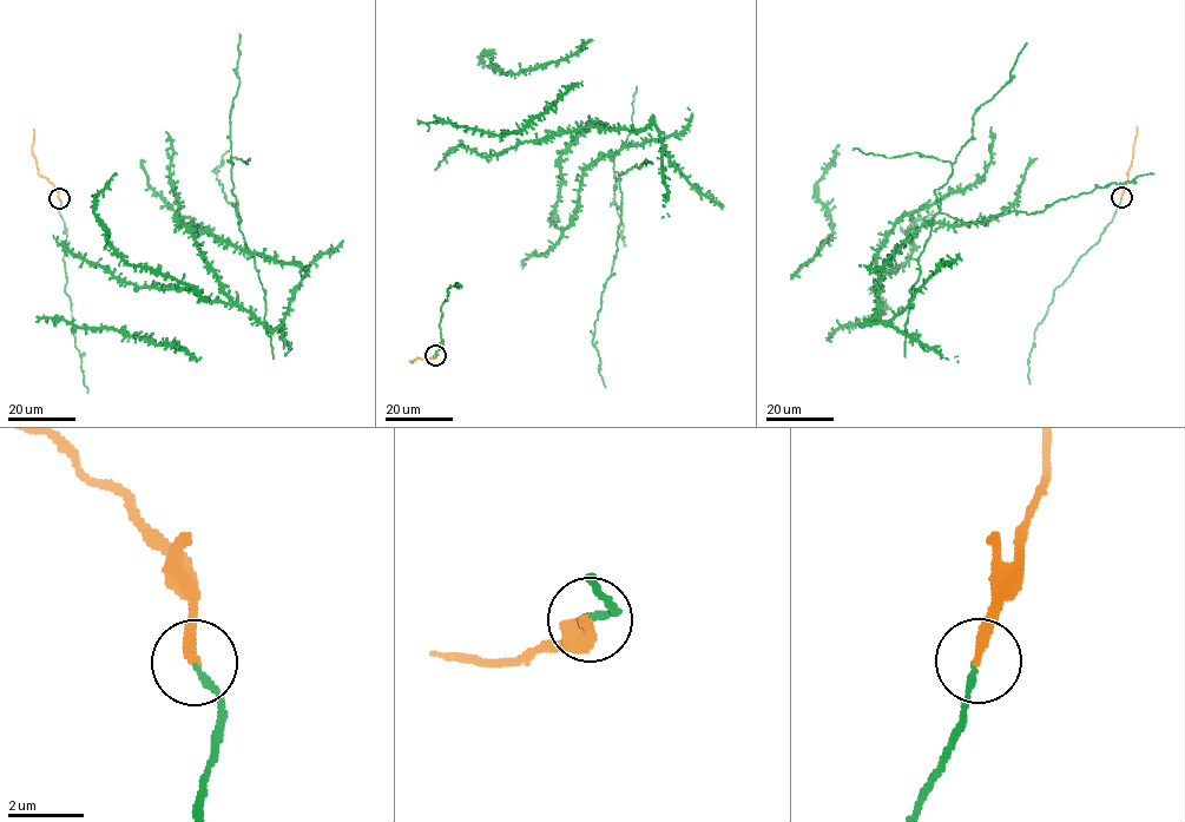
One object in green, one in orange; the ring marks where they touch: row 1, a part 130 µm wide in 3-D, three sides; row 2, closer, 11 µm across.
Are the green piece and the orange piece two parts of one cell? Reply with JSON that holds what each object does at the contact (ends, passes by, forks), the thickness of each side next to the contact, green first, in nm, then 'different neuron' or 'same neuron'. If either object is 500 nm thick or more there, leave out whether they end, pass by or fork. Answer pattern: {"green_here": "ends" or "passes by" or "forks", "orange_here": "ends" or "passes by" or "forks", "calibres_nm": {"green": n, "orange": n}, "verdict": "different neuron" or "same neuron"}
{"green_here": "ends", "orange_here": "ends", "calibres_nm": {"green": 170, "orange": 280}, "verdict": "same neuron"}

